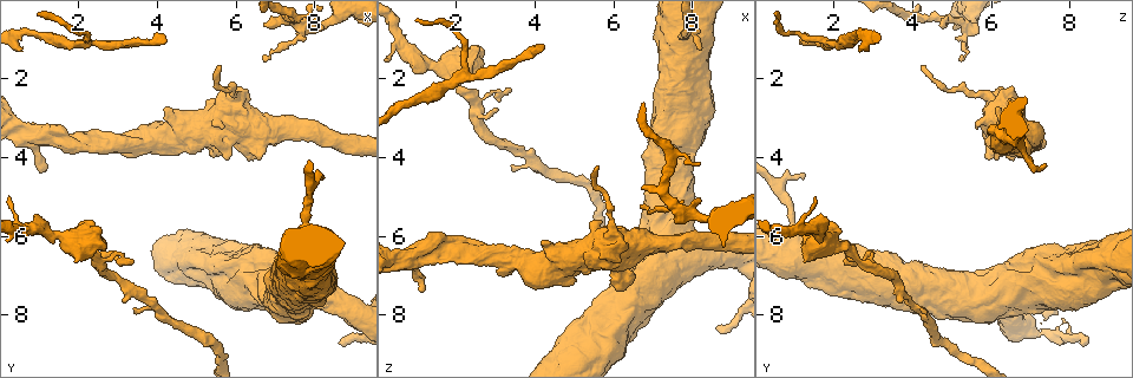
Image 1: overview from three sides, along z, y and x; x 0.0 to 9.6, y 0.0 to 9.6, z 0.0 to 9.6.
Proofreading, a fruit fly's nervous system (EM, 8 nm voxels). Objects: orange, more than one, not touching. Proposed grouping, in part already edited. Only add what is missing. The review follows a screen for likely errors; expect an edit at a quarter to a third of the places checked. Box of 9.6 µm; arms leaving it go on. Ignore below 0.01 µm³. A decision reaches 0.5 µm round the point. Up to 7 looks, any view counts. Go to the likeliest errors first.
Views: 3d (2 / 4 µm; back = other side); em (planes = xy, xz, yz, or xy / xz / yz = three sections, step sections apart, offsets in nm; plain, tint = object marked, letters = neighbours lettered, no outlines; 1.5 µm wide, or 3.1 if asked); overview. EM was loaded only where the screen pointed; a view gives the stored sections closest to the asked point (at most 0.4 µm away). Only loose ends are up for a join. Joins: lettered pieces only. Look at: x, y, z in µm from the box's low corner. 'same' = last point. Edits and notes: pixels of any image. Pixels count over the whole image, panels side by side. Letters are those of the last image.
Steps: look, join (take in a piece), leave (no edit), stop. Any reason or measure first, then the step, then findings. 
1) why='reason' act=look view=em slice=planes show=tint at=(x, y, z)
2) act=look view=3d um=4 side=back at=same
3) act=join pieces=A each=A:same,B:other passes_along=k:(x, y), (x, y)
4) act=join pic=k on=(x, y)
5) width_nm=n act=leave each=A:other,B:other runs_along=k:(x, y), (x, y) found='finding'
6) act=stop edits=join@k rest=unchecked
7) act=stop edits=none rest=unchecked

why='branch stops here' act=look view=3d um=2 at=(4.30, 1.00, 1.25)

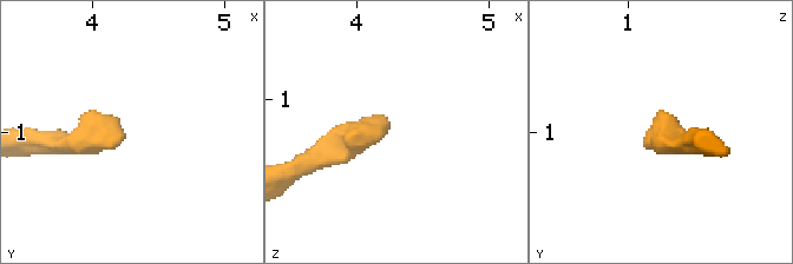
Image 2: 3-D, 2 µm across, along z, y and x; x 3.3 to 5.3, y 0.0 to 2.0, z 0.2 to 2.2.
why='need the tissue' act=look view=em slice=yz step=8 show=letters at=(4.26, 1.00, 1.22)

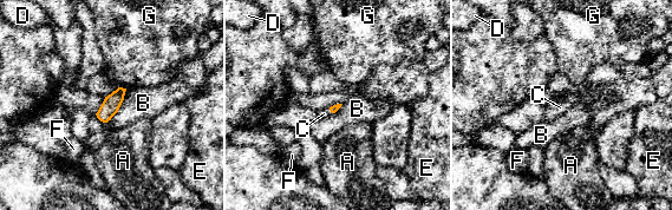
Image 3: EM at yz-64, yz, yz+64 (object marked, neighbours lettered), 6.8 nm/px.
why='another direction' act=look view=em slice=planes show=letters at=same

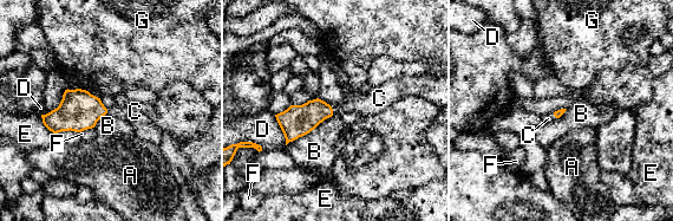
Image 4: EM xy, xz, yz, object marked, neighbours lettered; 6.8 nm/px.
act=join pieces=C each=A:other,B:other,C:same,D:other,E:other,F:other,G:other passes_along=4:(79, 110), (106, 111), (135, 111) found='the neuron continues'

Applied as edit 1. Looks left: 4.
why='redraw' act=look view=overview

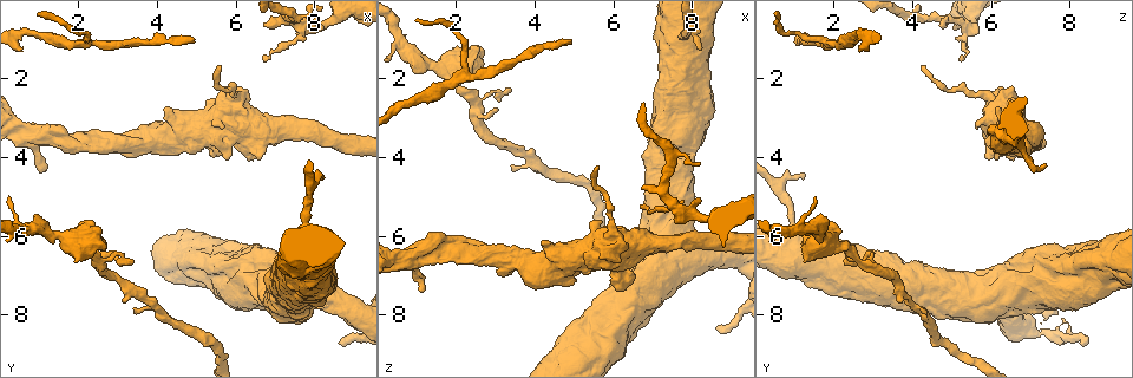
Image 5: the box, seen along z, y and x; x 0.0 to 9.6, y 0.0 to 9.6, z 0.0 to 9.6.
why='long arm stops here' act=look view=3d um=2 at=(5.60, 1.70, 4.15)

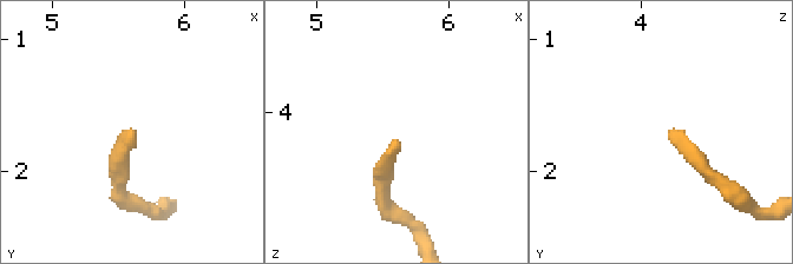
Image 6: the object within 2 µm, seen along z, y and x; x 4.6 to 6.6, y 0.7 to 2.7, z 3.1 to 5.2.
act=look view=em slice=yz step=8 show=letters at=(5.58, 1.70, 4.20)

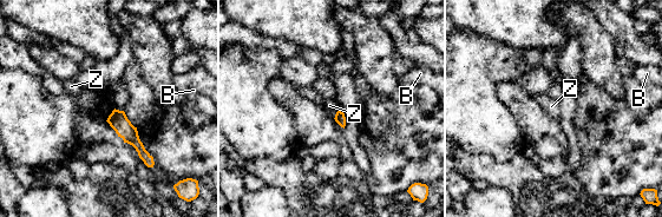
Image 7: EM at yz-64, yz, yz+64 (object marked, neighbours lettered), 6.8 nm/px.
why='another direction' act=look view=em slice=planes show=letters at=same

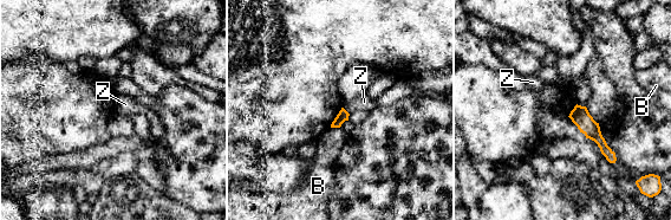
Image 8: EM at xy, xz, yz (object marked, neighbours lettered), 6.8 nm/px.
width_nm=70 act=leave each=B:other,Z:other runs_along=8:(578, 108), (580, 117), (612, 160) found='no lettered piece goes on from it'

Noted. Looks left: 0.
act=stop edits=join@4 rest=unchecked

